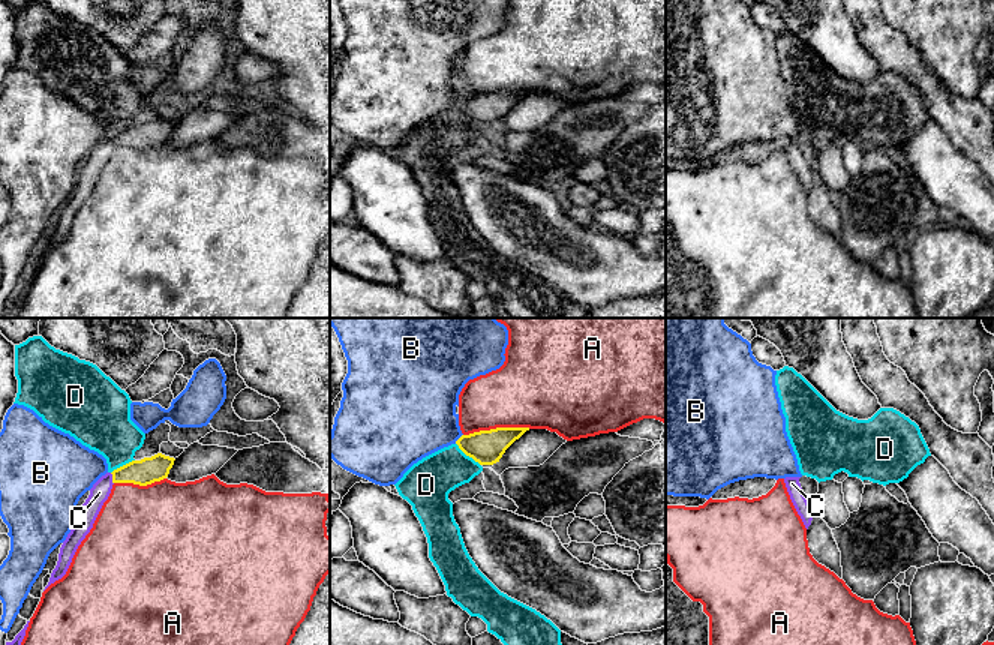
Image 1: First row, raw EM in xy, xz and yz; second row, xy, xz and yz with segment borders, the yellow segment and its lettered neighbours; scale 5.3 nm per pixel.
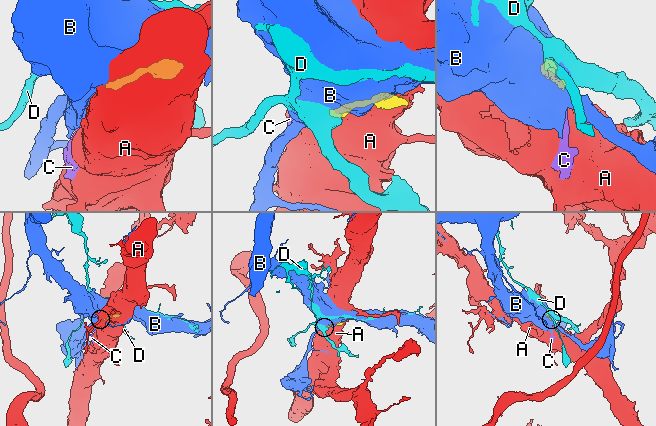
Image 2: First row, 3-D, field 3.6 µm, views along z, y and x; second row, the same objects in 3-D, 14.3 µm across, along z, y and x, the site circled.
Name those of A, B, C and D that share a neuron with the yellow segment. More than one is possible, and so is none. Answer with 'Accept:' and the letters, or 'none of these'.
Accept: C

